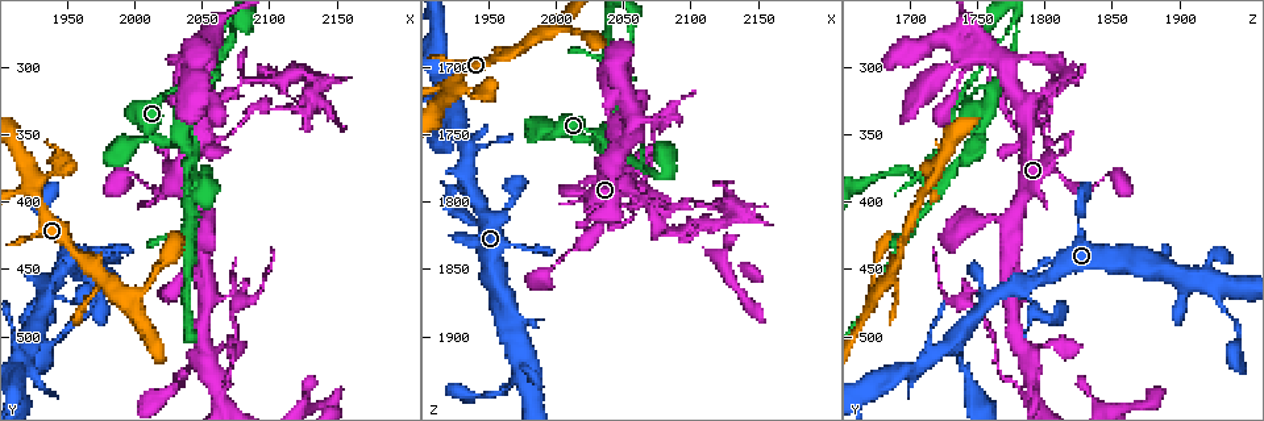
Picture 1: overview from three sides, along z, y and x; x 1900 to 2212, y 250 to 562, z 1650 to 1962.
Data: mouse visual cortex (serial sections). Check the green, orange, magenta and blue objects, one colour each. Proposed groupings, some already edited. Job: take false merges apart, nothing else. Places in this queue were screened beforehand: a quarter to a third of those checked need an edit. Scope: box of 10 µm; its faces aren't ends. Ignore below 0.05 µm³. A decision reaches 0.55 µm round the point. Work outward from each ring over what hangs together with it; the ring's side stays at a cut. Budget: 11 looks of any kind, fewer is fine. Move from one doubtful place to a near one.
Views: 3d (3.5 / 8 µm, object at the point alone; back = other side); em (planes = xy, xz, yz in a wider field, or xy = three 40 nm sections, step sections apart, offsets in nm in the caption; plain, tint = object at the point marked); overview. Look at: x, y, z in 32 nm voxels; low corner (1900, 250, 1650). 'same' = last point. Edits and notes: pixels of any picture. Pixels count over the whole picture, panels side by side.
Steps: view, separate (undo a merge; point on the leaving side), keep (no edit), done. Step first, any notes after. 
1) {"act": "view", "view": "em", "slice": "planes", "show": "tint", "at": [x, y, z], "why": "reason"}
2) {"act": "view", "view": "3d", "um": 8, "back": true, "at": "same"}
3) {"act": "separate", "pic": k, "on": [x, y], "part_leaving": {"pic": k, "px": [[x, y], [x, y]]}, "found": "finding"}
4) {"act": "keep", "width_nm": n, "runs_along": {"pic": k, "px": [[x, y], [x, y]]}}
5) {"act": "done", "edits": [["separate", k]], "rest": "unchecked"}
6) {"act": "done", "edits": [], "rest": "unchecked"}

{"act": "view", "view": "3d", "um": 3.5, "at": [2044, 384, 1728], "why": "arms part here"}

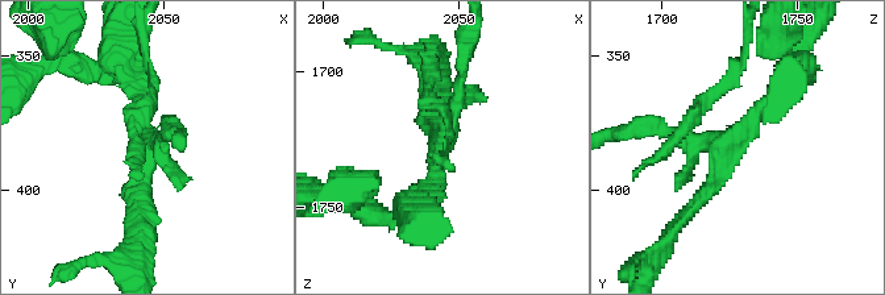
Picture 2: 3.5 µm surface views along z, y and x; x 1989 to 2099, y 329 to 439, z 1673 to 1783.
{"act": "view", "view": "em", "slice": "xy", "step": 3, "show": "tint", "at": [2044, 383, 1729], "why": "need the tissue"}

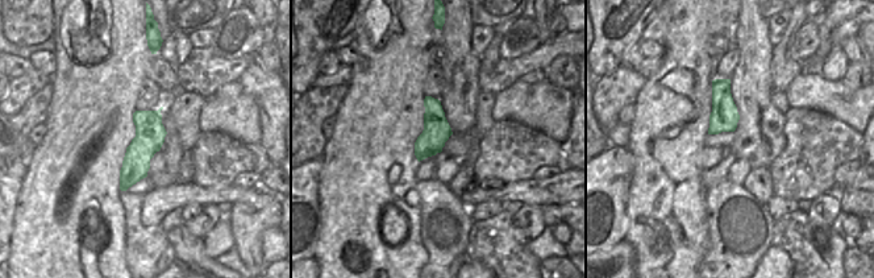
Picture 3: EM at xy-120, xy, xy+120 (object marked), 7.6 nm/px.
{"act": "keep", "runs_along": {"pic": 3, "px": [[157, 113], [123, 186]]}, "found": "all the same cell"}

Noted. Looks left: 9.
{"act": "view", "view": "3d", "um": 3.5, "at": [1926, 386, 1714], "why": "abrupt turn"}

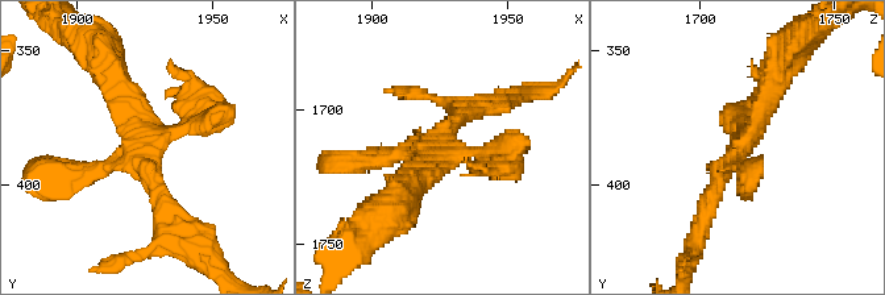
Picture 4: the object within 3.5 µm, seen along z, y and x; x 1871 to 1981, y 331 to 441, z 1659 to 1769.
{"act": "view", "view": "em", "slice": "xy", "step": 1, "show": "tint", "at": [1926, 388, 1713], "arms": 4, "arm_widths_nm": [150, 200, 250, 300]}

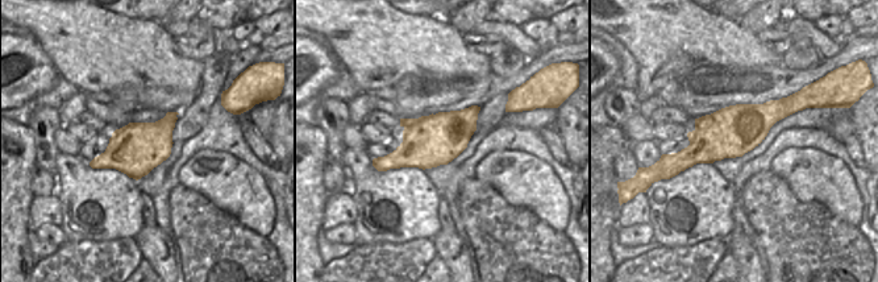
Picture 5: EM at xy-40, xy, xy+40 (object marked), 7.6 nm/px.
{"act": "keep", "runs_along": {"pic": 5, "px": [[797, 106], [671, 160]]}, "found": "one cell here"}

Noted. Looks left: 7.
{"act": "view", "view": "3d", "um": 3.5, "at": [2056, 344, 1778], "why": "abrupt turn"}

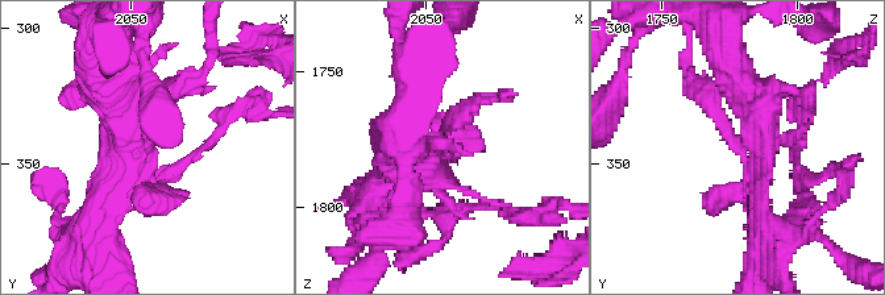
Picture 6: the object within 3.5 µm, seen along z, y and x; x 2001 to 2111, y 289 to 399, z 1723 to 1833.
{"act": "view", "view": "em", "slice": "planes", "show": "tint", "at": [2058, 346, 1779]}

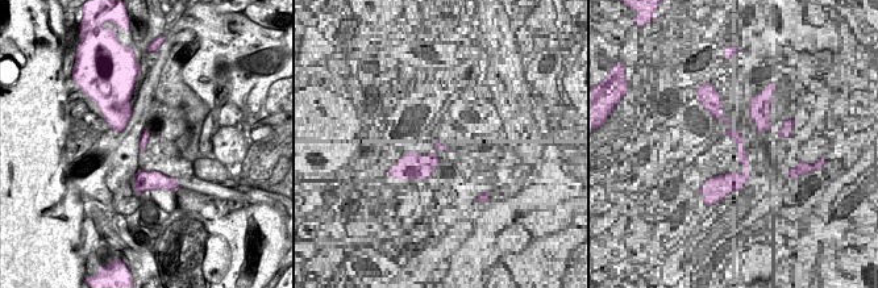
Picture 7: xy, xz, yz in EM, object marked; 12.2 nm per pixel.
{"act": "keep", "found": "all the same cell"}

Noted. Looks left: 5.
{"act": "view", "view": "3d", "um": 3.5, "at": [2074, 278, 1778], "why": "a narrow waist"}

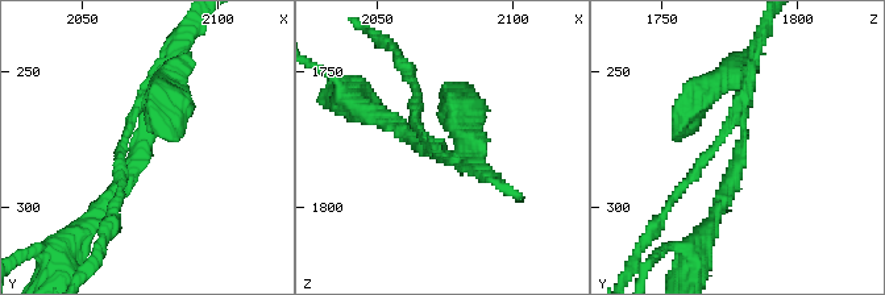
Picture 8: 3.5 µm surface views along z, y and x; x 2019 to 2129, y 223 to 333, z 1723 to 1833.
{"act": "separate", "pic": 8, "on": [690, 177], "arms": 3, "part_leaving": {"pic": 8, "px": [[717, 142], [643, 244]]}, "found": "a second cell is stuck on"}

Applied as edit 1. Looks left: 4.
{"act": "view", "view": "overview", "why": "see it whole again"}

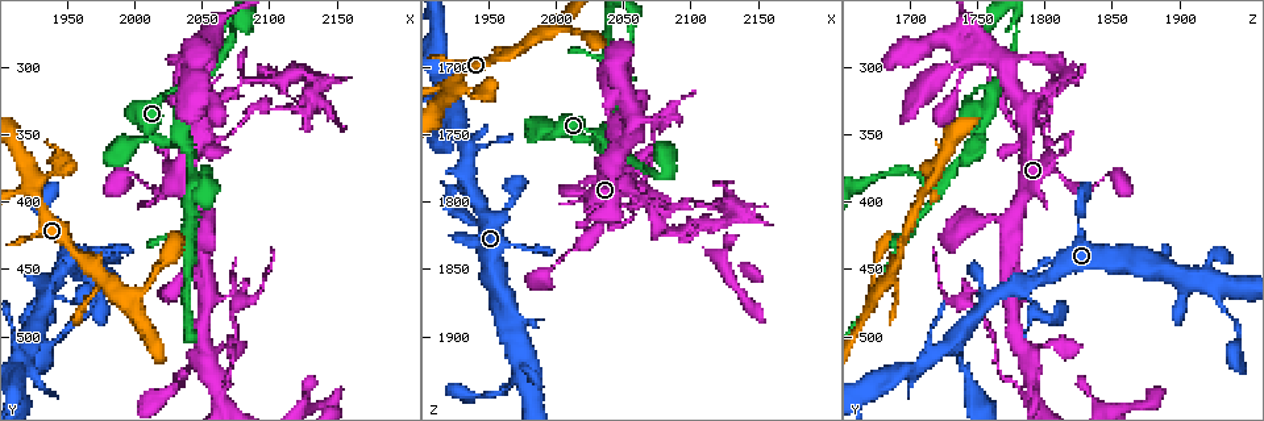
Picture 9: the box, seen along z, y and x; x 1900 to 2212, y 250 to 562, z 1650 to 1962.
{"act": "view", "view": "3d", "um": 8, "back": true, "at": [2008, 384, 1840], "why": "abrupt turn"}

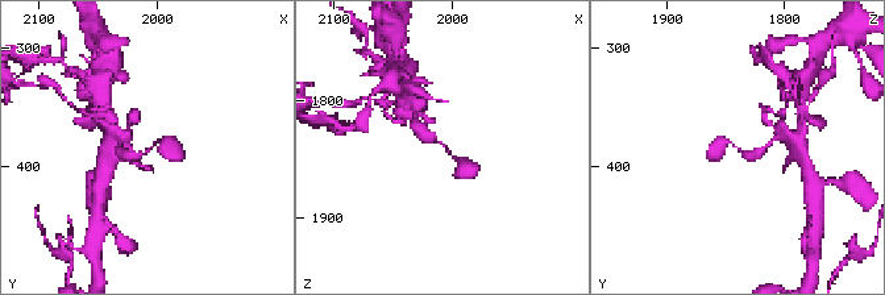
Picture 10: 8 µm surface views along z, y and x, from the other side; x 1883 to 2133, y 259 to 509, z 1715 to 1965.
{"act": "view", "view": "em", "slice": "xy", "step": 2, "show": "tint", "at": "same", "why": "need the tissue"}

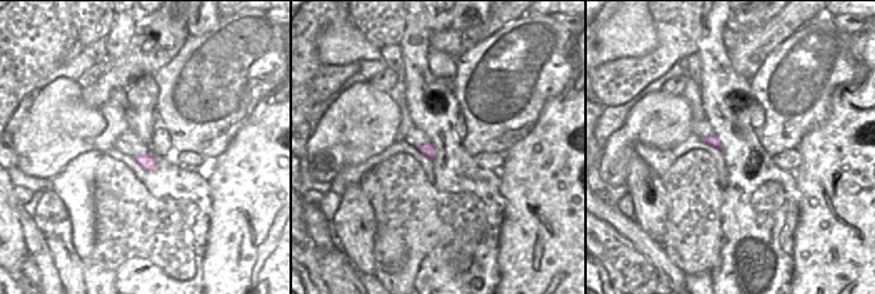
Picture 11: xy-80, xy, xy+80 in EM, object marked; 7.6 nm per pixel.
{"act": "keep", "runs_along": {"pic": 10, "px": [[416, 124], [469, 170]]}, "found": "all the same cell"}

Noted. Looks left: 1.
{"act": "done", "edits": [["separate", 8]], "rest": "unchecked"}

